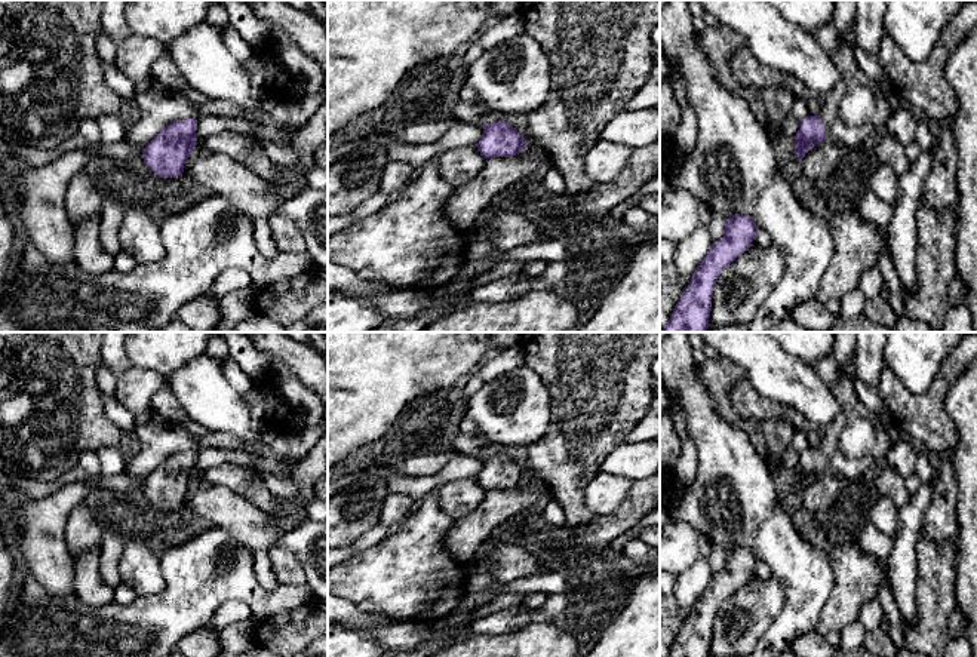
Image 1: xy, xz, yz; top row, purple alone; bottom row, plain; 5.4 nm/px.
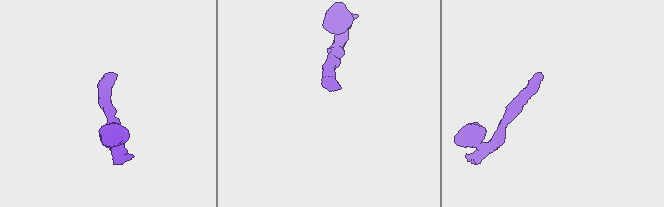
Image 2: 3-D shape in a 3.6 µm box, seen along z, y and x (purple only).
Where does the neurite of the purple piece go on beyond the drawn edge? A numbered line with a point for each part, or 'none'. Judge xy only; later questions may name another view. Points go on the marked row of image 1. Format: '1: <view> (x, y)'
none

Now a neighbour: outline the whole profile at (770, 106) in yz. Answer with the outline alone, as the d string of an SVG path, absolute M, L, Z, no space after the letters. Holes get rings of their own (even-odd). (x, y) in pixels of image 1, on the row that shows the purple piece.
M762 88L749 89L744 93L746 101L756 120L765 128L769 138L783 136L781 123L790 113L796 93L789 88Z

